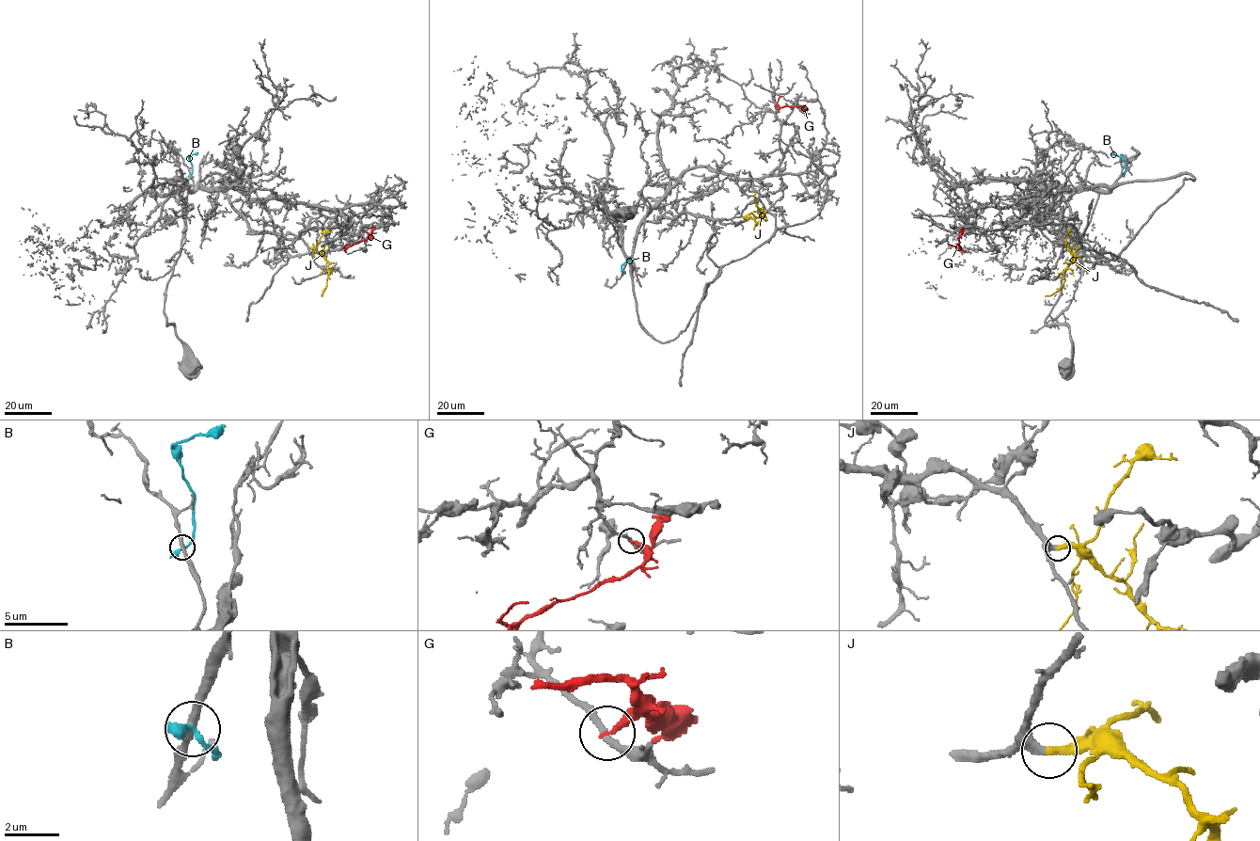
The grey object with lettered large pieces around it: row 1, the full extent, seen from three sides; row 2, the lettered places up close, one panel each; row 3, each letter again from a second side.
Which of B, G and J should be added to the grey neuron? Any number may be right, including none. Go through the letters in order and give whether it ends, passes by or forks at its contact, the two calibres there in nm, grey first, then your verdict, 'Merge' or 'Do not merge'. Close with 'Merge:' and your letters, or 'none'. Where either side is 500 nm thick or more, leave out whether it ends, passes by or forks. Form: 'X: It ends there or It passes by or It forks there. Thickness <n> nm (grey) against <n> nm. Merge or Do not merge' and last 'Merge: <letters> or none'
B: It ends there. Thickness 280 nm (grey) against 400 nm. Do not merge
G: It ends there. Thickness 240 nm (grey) against 240 nm. Do not merge
J: It ends there. Thickness 320 nm (grey) against 360 nm. Merge
Merge: J

